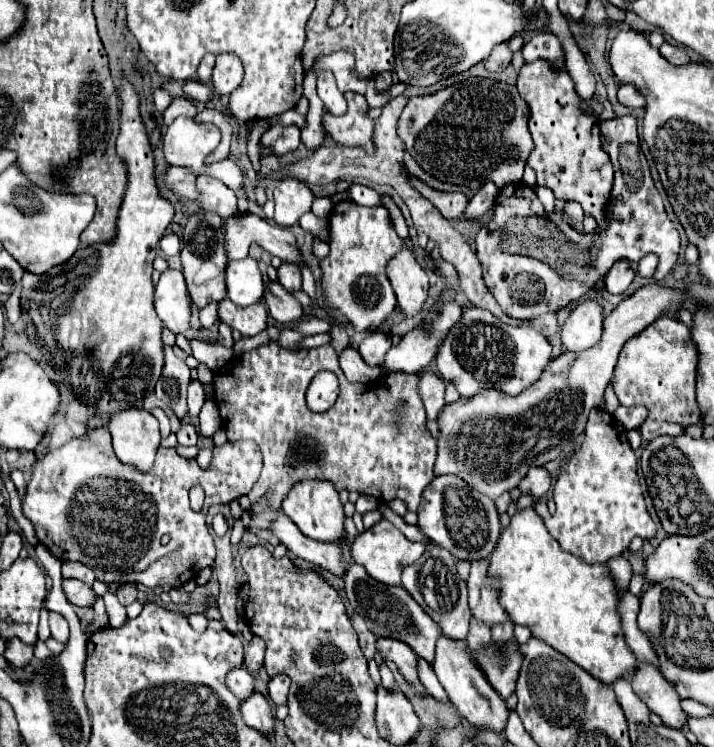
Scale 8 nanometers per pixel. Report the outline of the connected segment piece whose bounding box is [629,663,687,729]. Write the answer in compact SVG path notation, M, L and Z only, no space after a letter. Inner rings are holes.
M639 663L637 671L629 679L633 693L649 707L649 711L657 713L663 725L671 729L683 729L687 725L687 713L681 709L675 687L663 679L661 671L649 663Z

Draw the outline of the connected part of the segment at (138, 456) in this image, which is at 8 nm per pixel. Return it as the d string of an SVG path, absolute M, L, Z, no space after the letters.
M127 409L113 413L107 419L111 443L121 463L149 471L155 461L155 451L161 443L159 423L145 409Z

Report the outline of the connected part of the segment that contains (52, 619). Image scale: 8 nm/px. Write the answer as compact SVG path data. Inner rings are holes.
M49 613L49 625L51 625L53 639L57 639L61 643L67 643L69 641L69 625L67 625L67 621L65 621L63 615Z

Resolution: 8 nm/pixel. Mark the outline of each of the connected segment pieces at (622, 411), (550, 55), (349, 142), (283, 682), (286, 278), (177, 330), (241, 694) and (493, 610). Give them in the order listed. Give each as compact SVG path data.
M644 406L631 408L619 407L619 409L613 413L613 417L615 417L621 425L625 425L625 429L637 429L637 427L645 421L647 414L647 409Z
M539 33L539 35L535 35L523 47L523 57L525 57L525 61L545 59L557 69L561 69L565 65L565 51L563 51L559 39L553 33Z
M347 91L347 113L345 115L333 115L329 111L323 113L323 129L331 139L335 139L341 145L347 147L365 147L369 153L373 151L371 143L371 131L373 121L367 117L369 105L363 95Z
M279 673L279 675L271 677L271 681L267 683L269 699L271 699L275 705L283 705L283 703L287 703L289 685L291 685L291 679L289 679L285 673Z
M281 263L279 267L279 281L281 285L289 291L289 293L295 293L301 289L301 269L291 265L291 263Z
M167 269L161 273L161 279L155 287L155 309L165 327L169 327L175 335L181 335L189 329L191 303L181 271Z
M245 667L233 669L227 675L227 687L237 695L237 699L247 699L247 695L251 695L255 691L253 687L253 677L245 671Z
M489 559L473 561L471 575L467 579L469 607L477 619L487 625L503 623L507 613L499 603L499 581L489 581Z

